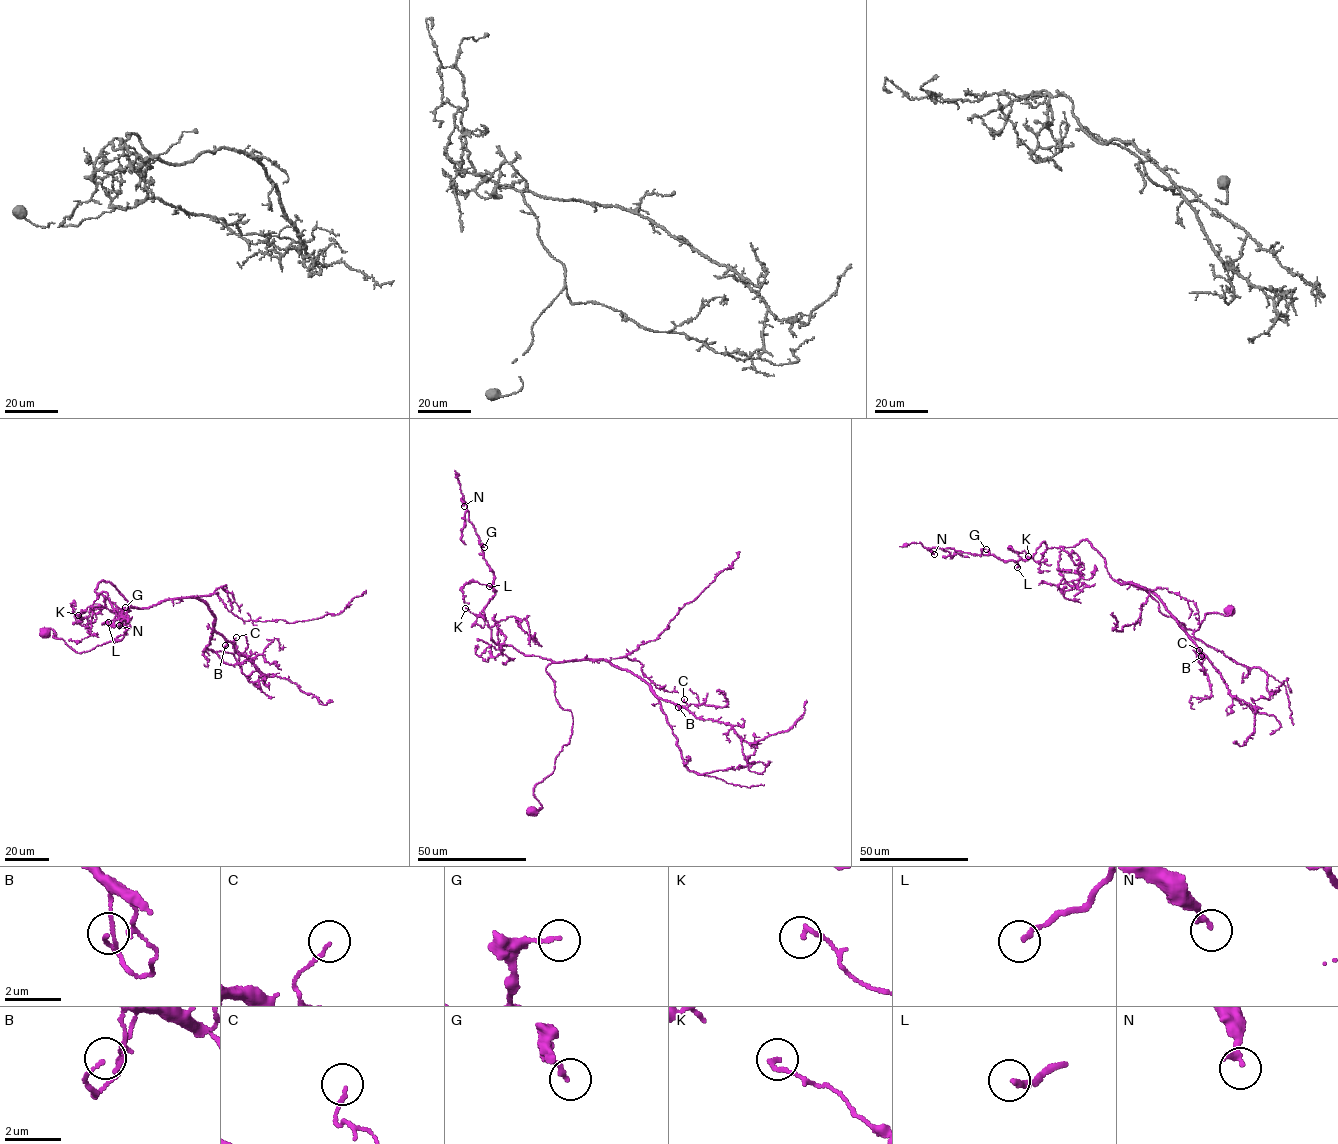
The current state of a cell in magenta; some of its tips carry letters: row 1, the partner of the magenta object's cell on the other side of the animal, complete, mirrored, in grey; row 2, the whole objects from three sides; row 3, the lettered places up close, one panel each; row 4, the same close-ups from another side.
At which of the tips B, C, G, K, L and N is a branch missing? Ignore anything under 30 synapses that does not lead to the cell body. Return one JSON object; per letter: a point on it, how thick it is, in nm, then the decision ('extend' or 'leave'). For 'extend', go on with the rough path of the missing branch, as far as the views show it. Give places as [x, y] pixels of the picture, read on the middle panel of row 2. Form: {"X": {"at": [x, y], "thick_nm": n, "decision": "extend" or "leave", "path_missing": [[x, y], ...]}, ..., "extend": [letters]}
{"B": {"at": [678, 707], "thick_nm": 110, "decision": "leave"}, "C": {"at": [684, 699], "thick_nm": 110, "decision": "leave"}, "G": {"at": [484, 547], "thick_nm": 150, "decision": "leave"}, "K": {"at": [465, 608], "thick_nm": 130, "decision": "leave"}, "L": {"at": [489, 586], "thick_nm": 180, "decision": "extend", "path_missing": [[489, 586], [466, 560]]}, "N": {"at": [464, 506], "thick_nm": 240, "decision": "leave"}, "extend": ["L"]}

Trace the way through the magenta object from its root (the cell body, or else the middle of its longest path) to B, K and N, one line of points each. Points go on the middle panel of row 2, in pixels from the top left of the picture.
B: (532, 812), (542, 807), (534, 787), (572, 732), (550, 664), (606, 659), (678, 707)
K: (532, 812), (571, 711), (546, 671), (552, 662), (496, 644), (485, 616), (465, 608)
N: (532, 812), (572, 714), (546, 671), (552, 662), (491, 638), (483, 611), (494, 574), (464, 506)

